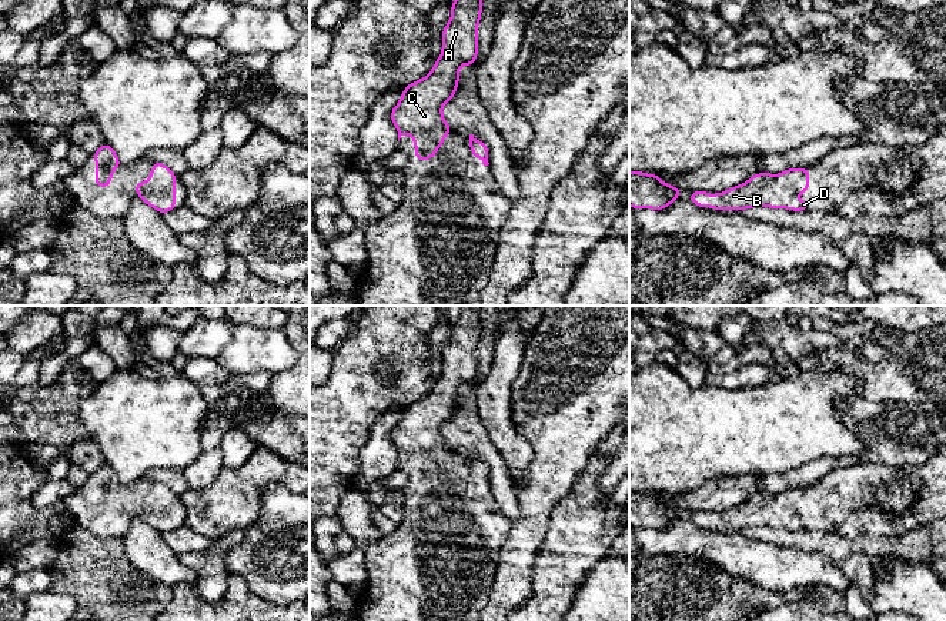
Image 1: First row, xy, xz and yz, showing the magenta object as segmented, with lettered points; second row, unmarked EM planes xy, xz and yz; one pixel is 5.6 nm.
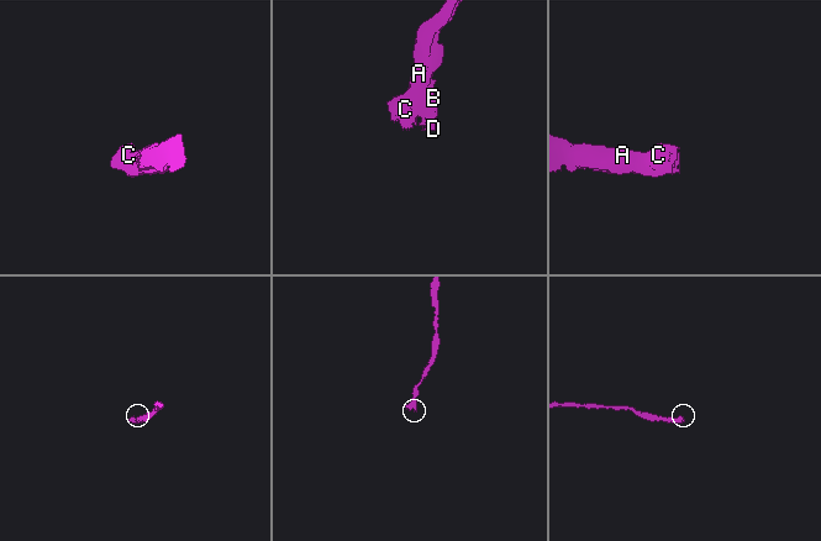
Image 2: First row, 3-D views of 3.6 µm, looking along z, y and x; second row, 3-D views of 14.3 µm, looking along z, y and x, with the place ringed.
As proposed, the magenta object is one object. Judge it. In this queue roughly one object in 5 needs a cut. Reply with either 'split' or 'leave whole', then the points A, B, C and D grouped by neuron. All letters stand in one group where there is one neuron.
leave whole; A B C D

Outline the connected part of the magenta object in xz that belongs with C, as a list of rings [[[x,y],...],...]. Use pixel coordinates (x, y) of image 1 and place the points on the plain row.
[[[459,306],[458,318],[451,321],[451,338],[442,350],[441,375],[427,397],[404,408],[398,424],[391,430],[398,461],[402,454],[412,455],[417,480],[431,480],[451,451],[442,437],[442,425],[455,414],[459,387],[471,387],[477,380],[481,310],[482,306]]]

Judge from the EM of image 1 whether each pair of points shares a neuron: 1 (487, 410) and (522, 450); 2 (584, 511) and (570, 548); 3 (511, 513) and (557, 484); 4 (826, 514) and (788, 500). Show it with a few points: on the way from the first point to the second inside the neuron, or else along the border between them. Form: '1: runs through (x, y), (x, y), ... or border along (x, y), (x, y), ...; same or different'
1: runs through (497, 420), (500, 427), (512, 440); same
2: runs through (578, 520), (577, 540); same
3: border along (514, 481), (518, 517), (512, 523); different
4: runs through (816, 508), (798, 508); same

